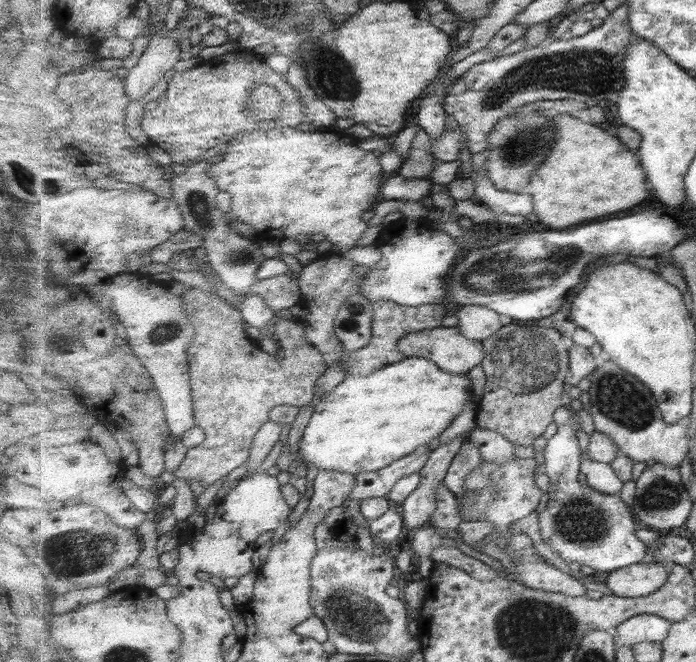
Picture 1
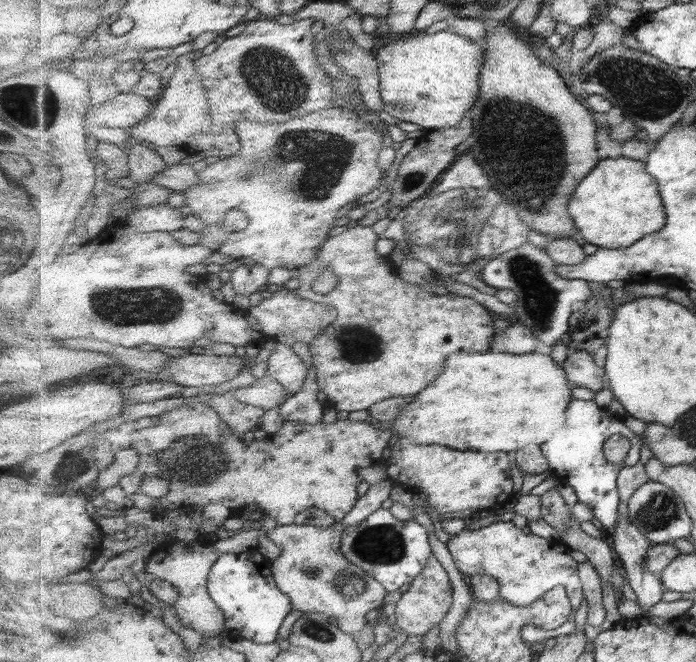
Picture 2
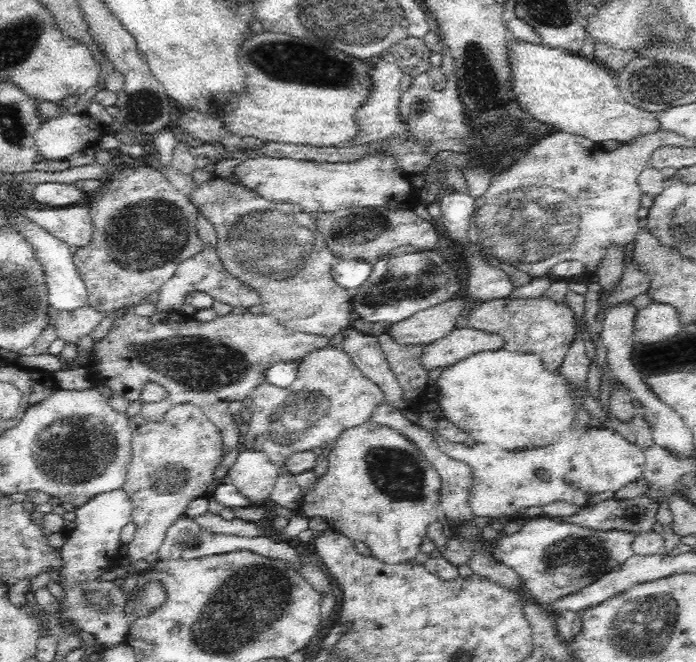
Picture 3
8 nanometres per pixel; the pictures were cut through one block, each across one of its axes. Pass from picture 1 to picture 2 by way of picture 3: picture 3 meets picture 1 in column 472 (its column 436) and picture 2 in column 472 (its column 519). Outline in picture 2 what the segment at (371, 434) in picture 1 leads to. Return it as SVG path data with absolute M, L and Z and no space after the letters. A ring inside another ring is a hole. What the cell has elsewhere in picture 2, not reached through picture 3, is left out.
M485 351L484 354L481 353L459 353L451 355L446 361L445 371L435 382L433 382L433 386L431 388L425 388L423 392L421 392L421 396L419 394L413 395L412 402L405 406L405 411L399 415L399 419L395 421L393 424L393 430L397 432L399 435L399 441L410 441L415 444L421 445L429 445L431 444L441 444L441 446L449 446L449 448L453 448L455 450L473 450L475 452L484 452L484 453L508 453L514 452L523 448L523 446L527 446L529 442L535 442L541 446L546 442L551 440L551 437L557 433L557 431L563 428L565 421L567 420L567 412L569 404L573 400L572 396L572 385L568 380L566 375L566 371L564 368L561 368L553 358L550 356L545 356L545 354L523 354L523 355L515 355L508 353L496 353Z

